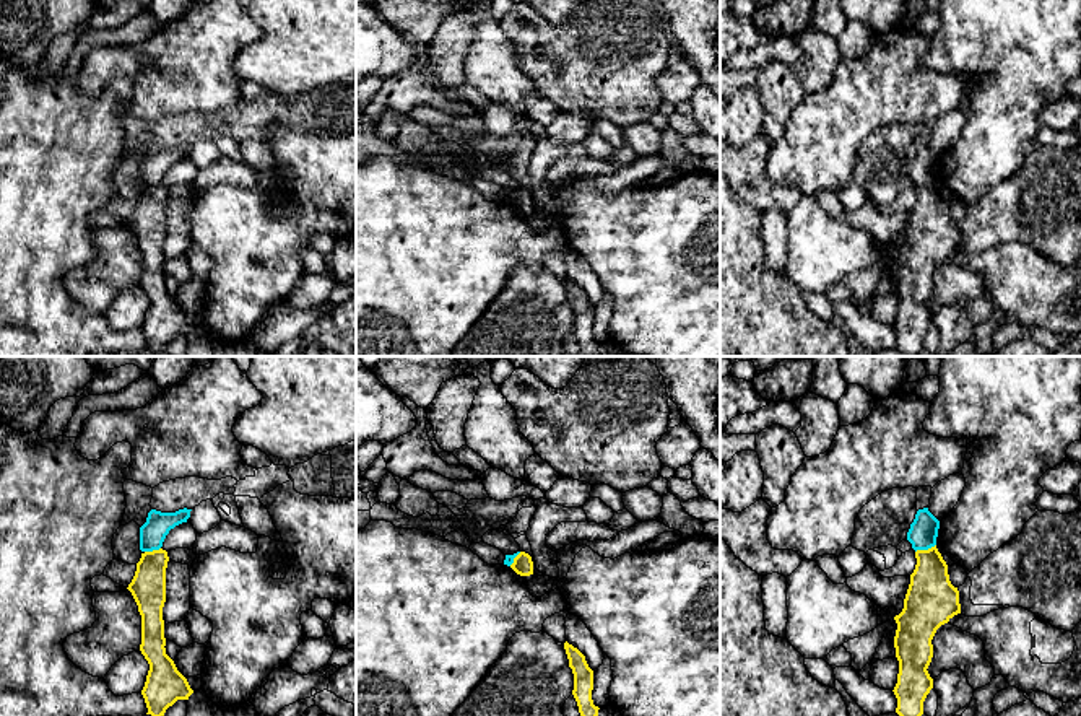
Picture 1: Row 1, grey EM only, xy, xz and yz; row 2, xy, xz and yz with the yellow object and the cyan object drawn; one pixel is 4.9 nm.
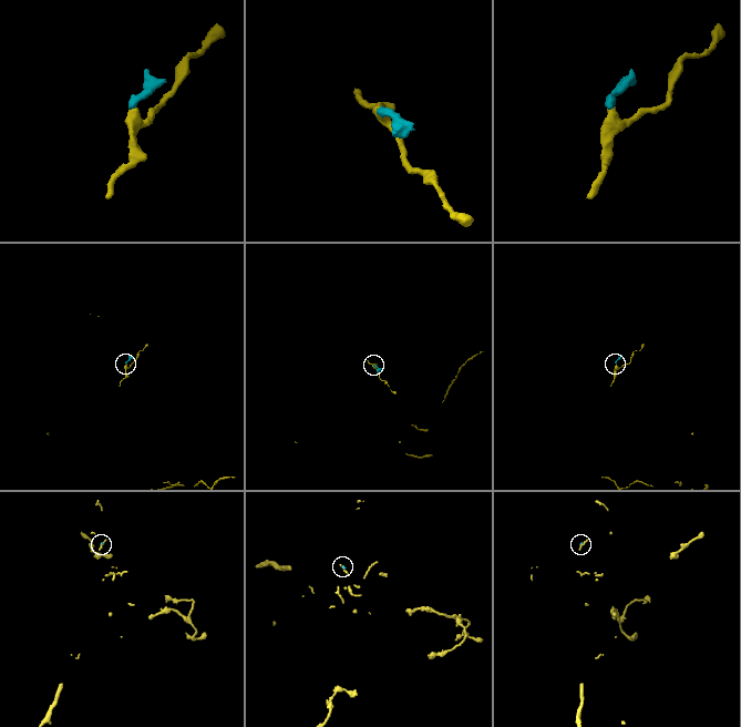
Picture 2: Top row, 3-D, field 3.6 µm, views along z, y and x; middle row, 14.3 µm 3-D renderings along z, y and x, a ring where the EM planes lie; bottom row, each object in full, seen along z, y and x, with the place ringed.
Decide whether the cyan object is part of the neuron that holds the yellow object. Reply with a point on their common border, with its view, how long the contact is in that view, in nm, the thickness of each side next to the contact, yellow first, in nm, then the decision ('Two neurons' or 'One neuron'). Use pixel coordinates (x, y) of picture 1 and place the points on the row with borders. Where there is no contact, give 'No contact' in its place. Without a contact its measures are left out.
Touches yellow at yz (925, 550). Shared border 110 nm. Thickness 260 nm (yellow) against 140 nm. Two neurons

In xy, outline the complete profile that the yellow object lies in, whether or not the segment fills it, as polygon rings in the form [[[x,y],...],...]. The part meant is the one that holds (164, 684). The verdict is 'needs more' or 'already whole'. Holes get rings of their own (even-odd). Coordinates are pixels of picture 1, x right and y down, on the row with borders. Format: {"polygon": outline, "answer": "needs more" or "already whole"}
{"polygon": [[[159,548],[141,553],[137,571],[128,584],[141,615],[140,651],[150,664],[141,695],[151,716],[164,716],[177,700],[193,693],[187,679],[166,654],[163,607],[166,602],[167,552]]], "answer": "already whole"}

